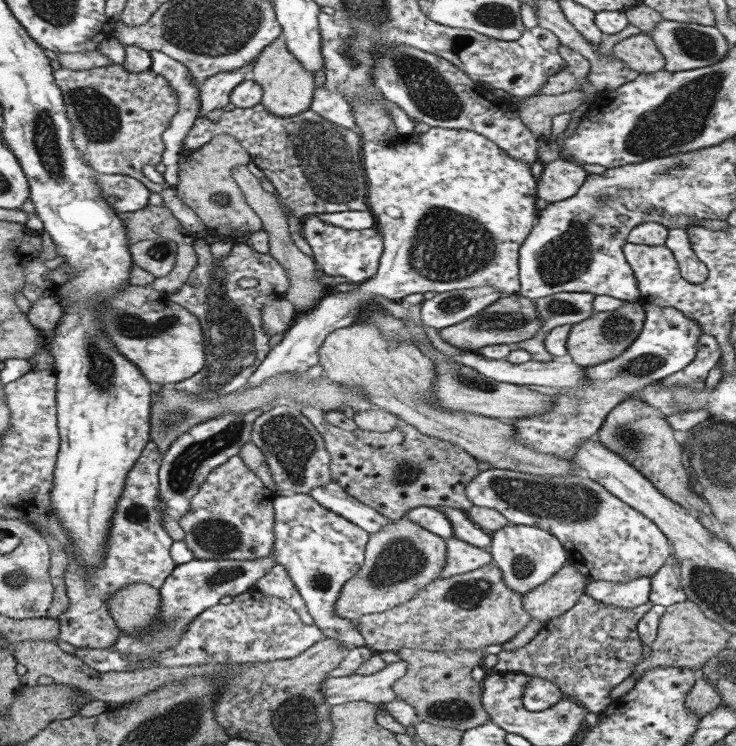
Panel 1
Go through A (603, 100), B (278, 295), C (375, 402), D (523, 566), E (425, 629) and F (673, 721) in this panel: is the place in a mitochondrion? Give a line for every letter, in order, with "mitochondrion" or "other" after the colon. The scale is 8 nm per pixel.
A: other
B: other
C: other
D: mitochondrion
E: other
F: other

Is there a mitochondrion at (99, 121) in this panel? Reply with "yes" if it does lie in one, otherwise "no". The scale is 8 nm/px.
yes

